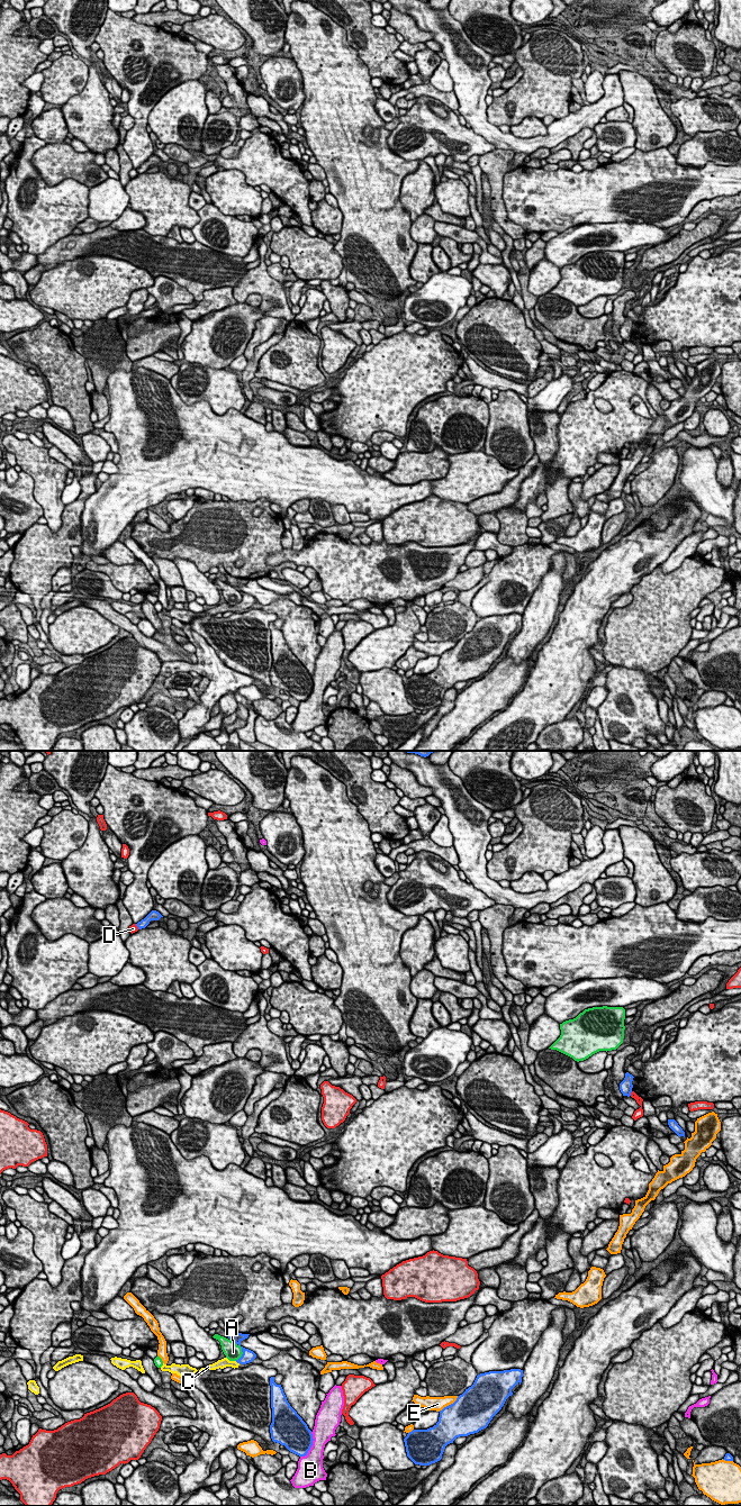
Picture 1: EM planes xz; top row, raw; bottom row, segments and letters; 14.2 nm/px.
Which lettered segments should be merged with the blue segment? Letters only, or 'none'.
C

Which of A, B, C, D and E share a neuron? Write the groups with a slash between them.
A / B / C / D / E

